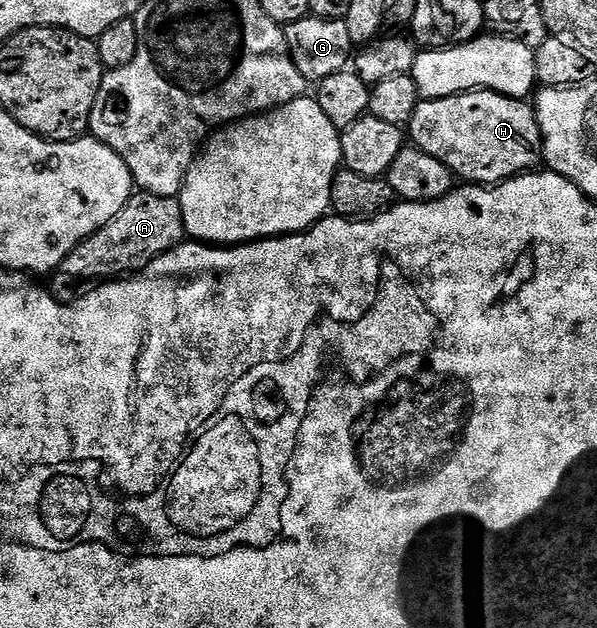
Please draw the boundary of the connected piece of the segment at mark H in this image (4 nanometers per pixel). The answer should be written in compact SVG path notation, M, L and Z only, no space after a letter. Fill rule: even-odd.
M476 89L431 101L422 99L419 100L410 120L408 137L409 140L410 137L414 140L411 141L413 148L432 155L432 159L440 159L440 163L444 163L453 171L455 178L487 187L501 185L503 181L508 181L512 177L537 170L543 160L542 132L538 126L538 114L526 104L525 100L493 93L491 89Z

